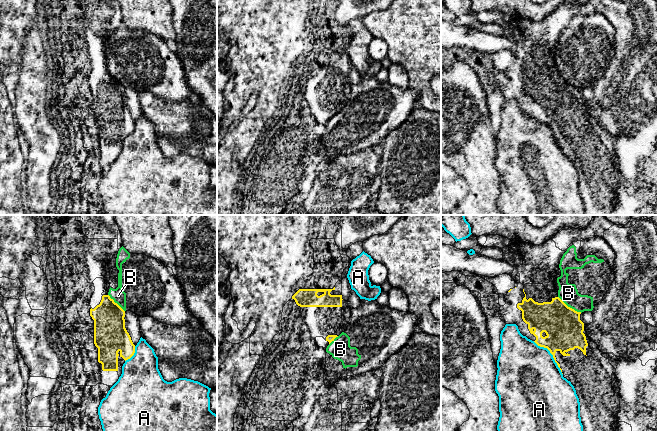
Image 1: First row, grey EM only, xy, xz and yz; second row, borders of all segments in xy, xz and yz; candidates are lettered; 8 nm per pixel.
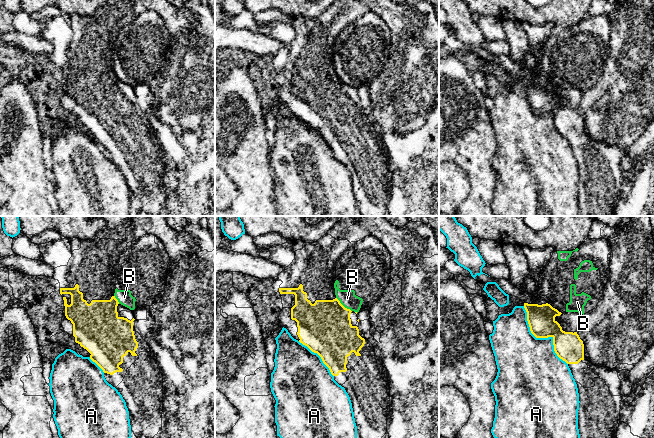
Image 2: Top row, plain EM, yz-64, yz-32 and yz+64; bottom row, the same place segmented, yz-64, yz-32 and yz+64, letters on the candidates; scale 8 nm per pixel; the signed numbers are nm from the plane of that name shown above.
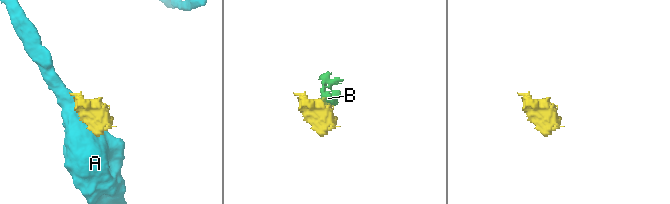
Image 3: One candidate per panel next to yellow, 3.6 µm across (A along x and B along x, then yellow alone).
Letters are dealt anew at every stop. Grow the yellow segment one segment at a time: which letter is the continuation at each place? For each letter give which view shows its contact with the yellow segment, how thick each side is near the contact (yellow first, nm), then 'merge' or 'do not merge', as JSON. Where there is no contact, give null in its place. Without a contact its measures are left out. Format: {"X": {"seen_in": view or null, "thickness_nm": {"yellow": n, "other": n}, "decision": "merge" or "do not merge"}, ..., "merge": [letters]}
{"A": {"seen_in": "yz", "thickness_nm": {"yellow": 300, "other": 480}, "decision": "do not merge"}, "B": {"seen_in": "yz", "thickness_nm": {"yellow": 300, "other": 160}, "decision": "do not merge"}, "merge": []}

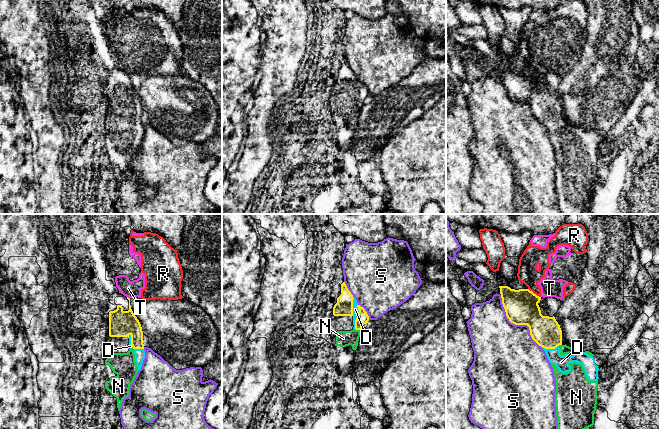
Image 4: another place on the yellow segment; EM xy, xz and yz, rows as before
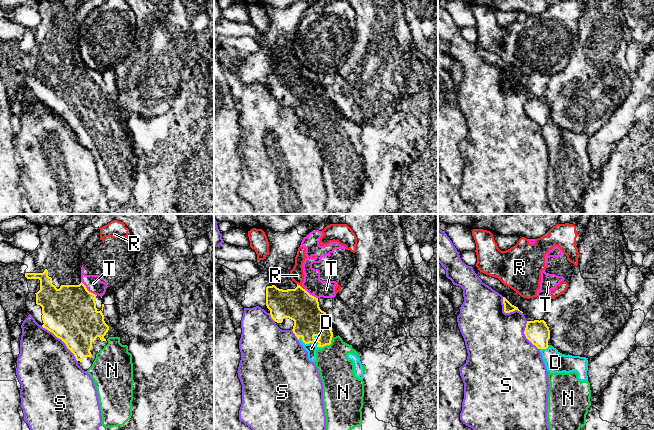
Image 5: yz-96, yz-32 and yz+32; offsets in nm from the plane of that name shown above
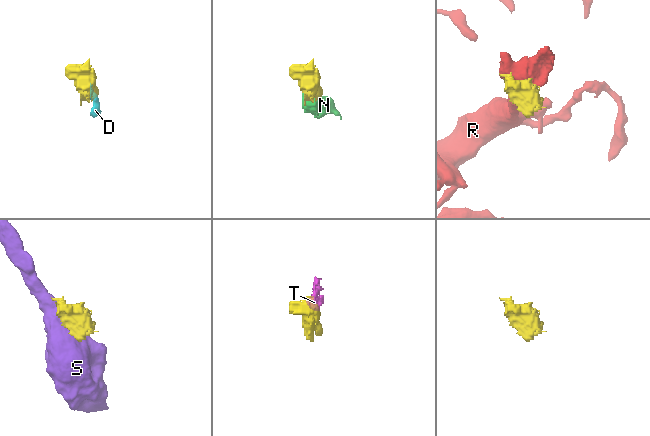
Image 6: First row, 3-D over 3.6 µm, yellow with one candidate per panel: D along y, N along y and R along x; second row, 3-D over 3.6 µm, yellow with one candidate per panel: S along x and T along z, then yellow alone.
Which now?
{"D": {"seen_in": "xz", "thickness_nm": {"yellow": 90, "other": 50}, "decision": "merge"}, "N": {"seen_in": "xz", "thickness_nm": {"yellow": 90, "other": 130}, "decision": "merge"}, "R": {"seen_in": "yz", "thickness_nm": {"yellow": 280, "other": 160}, "decision": "do not merge"}, "S": {"seen_in": "yz", "thickness_nm": {"yellow": 280, "other": 500}, "decision": "do not merge"}, "T": {"seen_in": "xy", "thickness_nm": {"yellow": 200, "other": 130}, "decision": "do not merge"}, "merge": ["D", "N"]}

